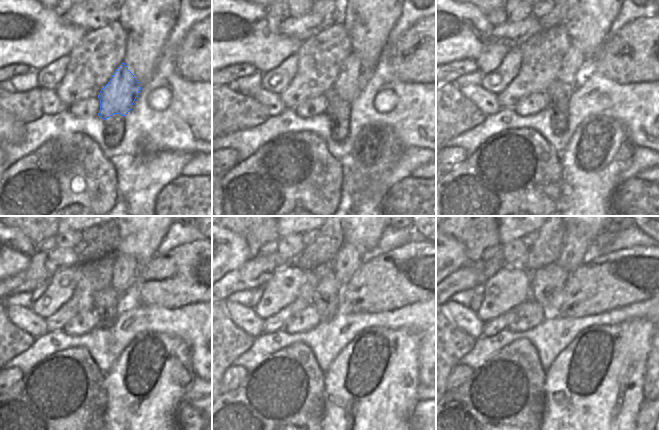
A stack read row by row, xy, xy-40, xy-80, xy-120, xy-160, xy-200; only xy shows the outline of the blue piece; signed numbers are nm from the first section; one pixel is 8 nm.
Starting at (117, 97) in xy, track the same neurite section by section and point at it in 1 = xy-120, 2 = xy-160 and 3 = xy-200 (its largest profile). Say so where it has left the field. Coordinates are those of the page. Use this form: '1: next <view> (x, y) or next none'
1: next xy-120 (125, 270)
2: next xy-160 (347, 260)
3: next xy-200 (575, 246)

